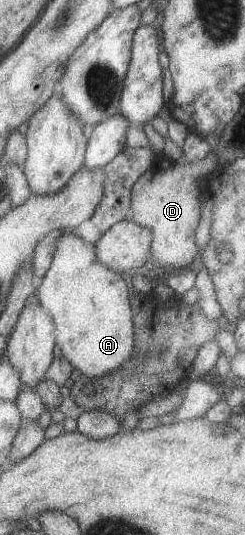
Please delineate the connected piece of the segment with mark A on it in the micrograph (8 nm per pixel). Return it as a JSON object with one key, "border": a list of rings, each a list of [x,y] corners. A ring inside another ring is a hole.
{"border":[[[63,229],[63,235],[55,243],[55,253],[49,271],[35,290],[39,304],[51,315],[55,325],[56,345],[75,370],[89,379],[103,377],[121,367],[131,355],[134,347],[134,321],[131,296],[127,282],[121,274],[105,267],[97,259],[96,243],[87,243],[74,230]]]}

